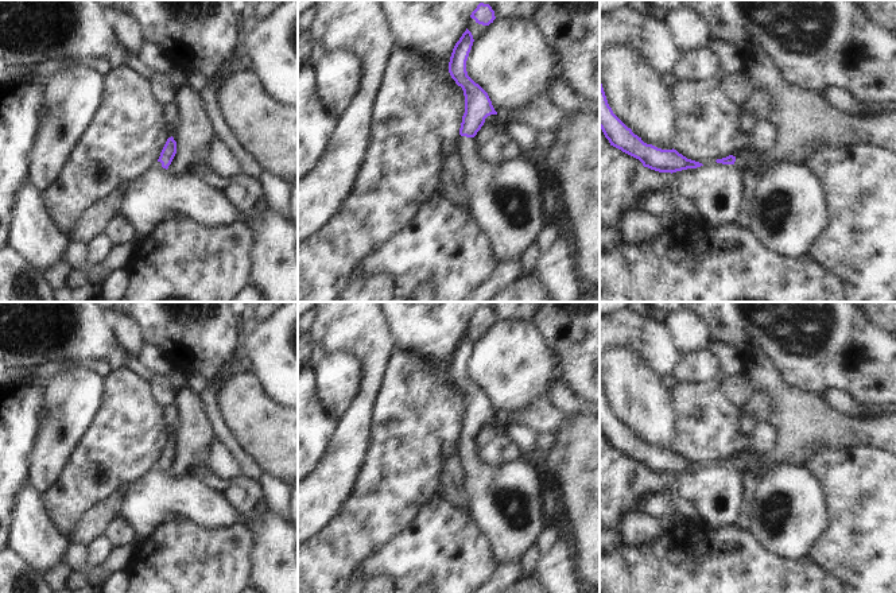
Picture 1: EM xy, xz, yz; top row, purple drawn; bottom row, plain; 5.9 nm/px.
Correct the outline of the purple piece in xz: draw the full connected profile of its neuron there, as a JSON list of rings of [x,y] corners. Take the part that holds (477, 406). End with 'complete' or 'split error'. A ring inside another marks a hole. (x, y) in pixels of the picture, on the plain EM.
[[[466,330],[455,345],[449,375],[465,398],[465,415],[459,430],[458,461],[463,468],[462,491],[469,516],[488,539],[497,563],[515,563],[534,546],[546,527],[543,484],[524,456],[501,465],[485,464],[473,442],[490,416],[497,416],[488,395],[466,373],[473,348]]] | split error

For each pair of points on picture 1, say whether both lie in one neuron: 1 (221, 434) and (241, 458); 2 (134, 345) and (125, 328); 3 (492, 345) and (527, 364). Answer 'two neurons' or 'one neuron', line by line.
1: one neuron
2: one neuron
3: one neuron

